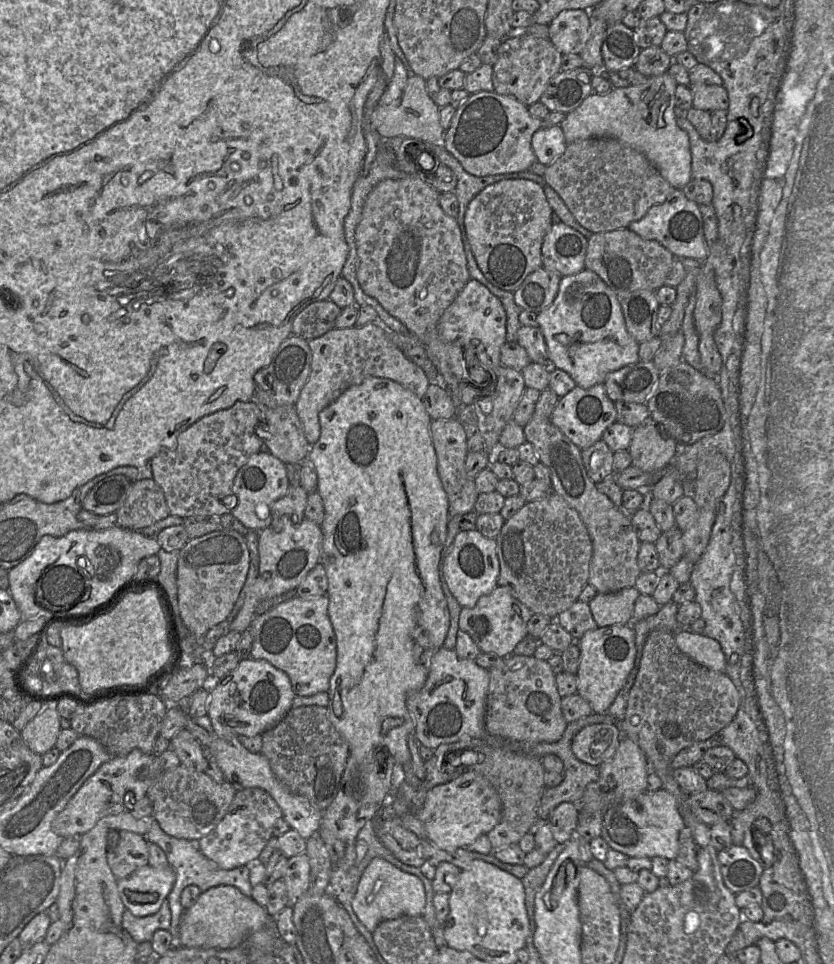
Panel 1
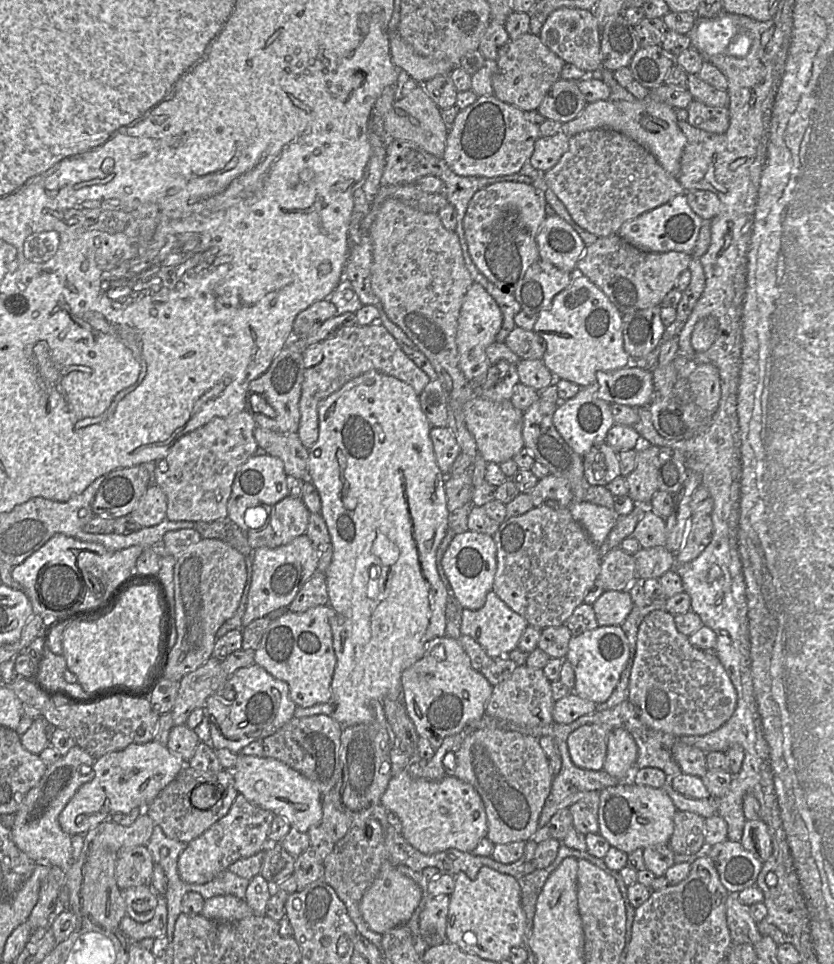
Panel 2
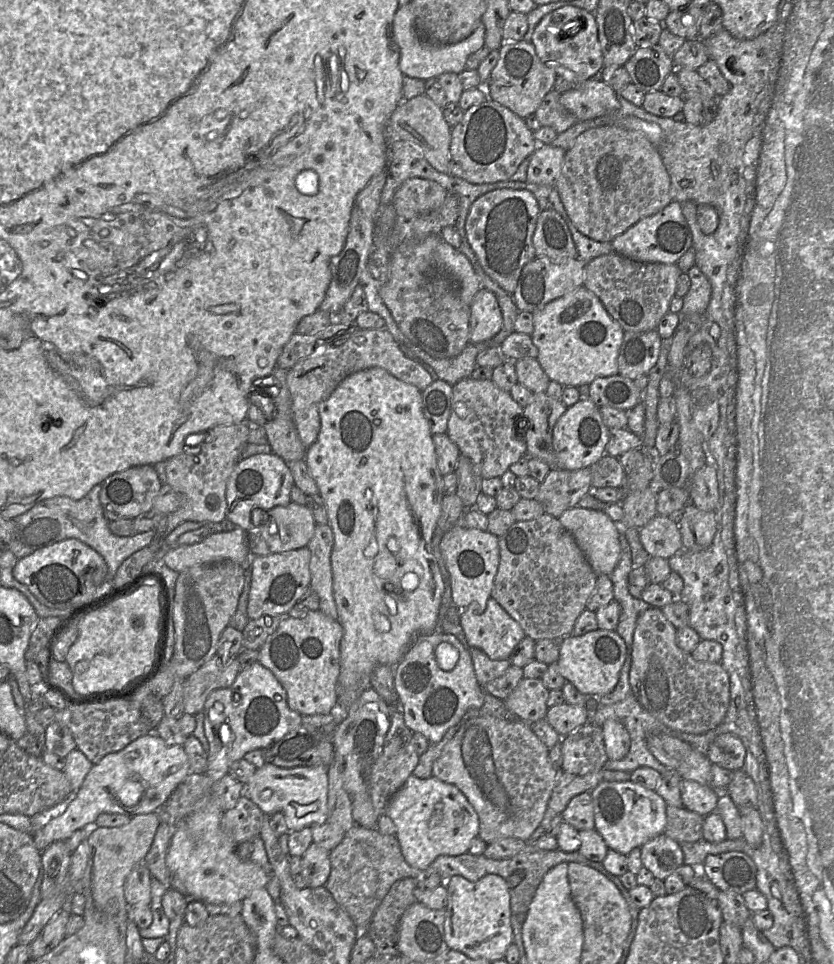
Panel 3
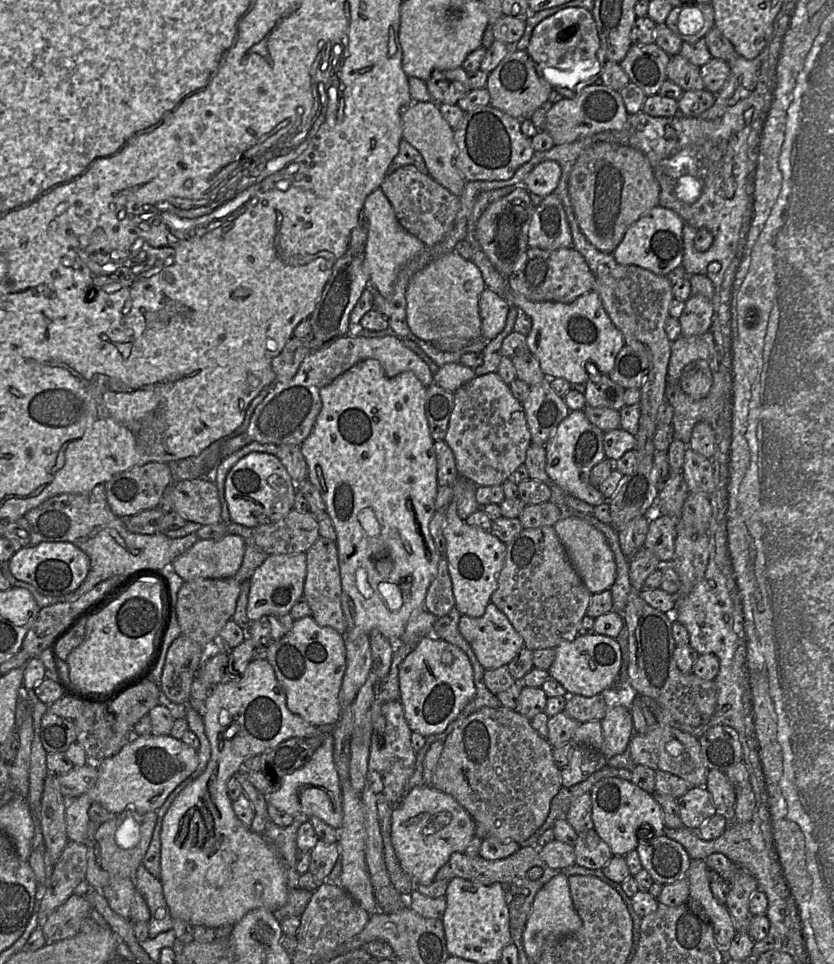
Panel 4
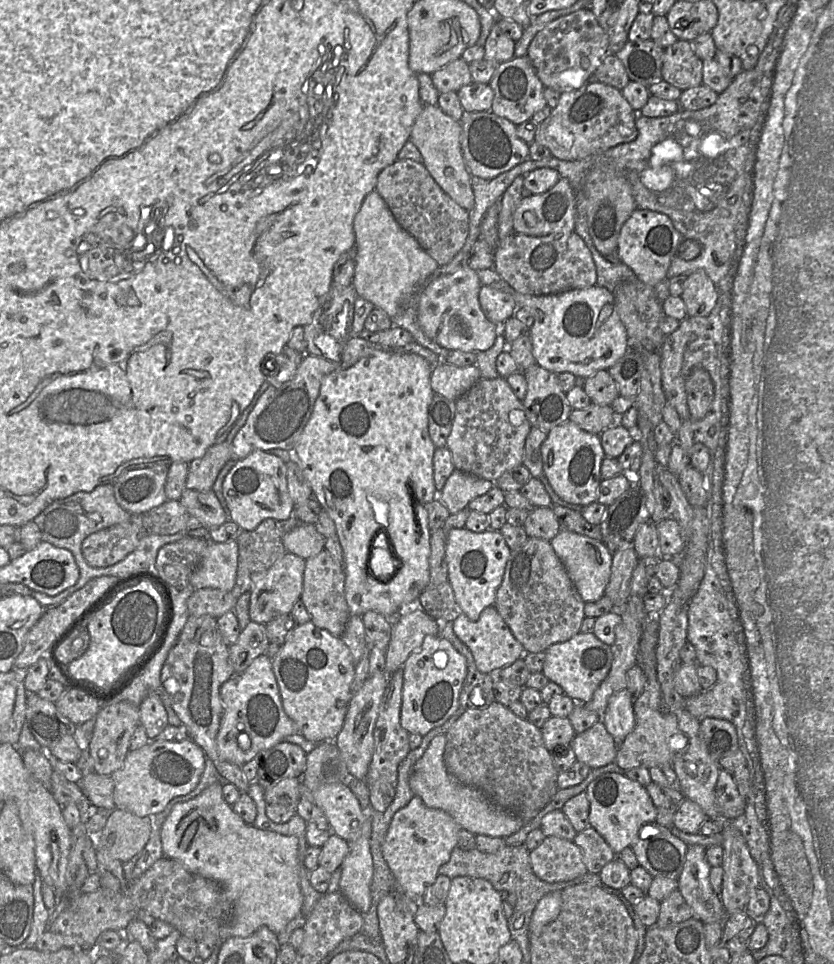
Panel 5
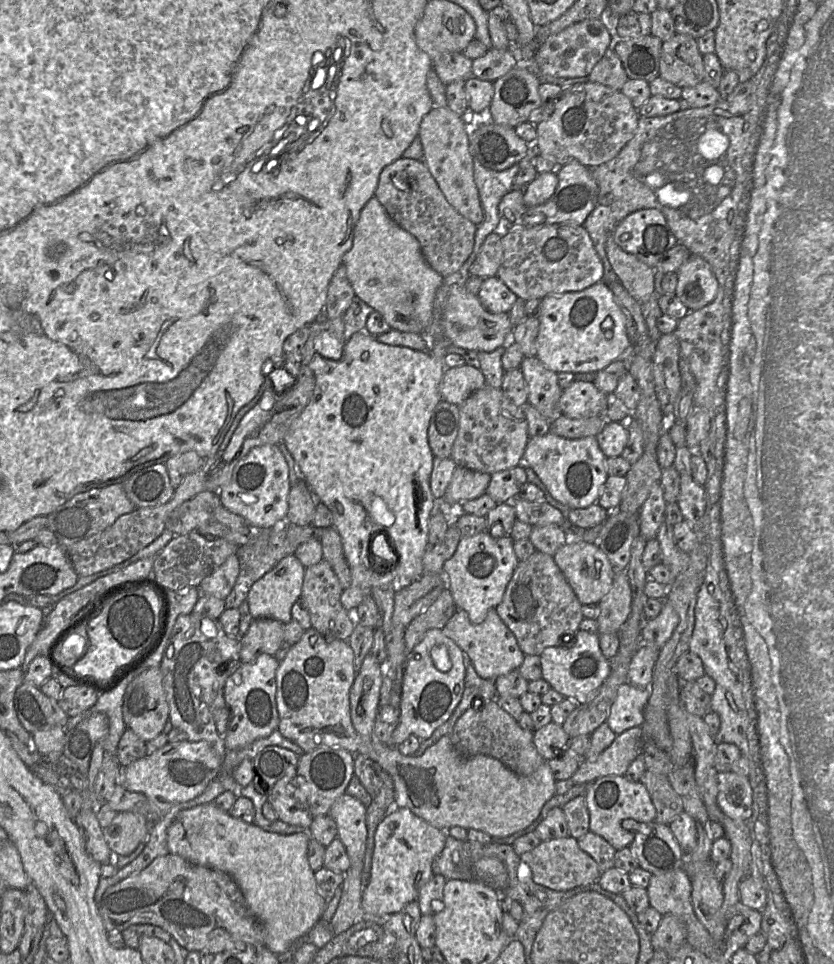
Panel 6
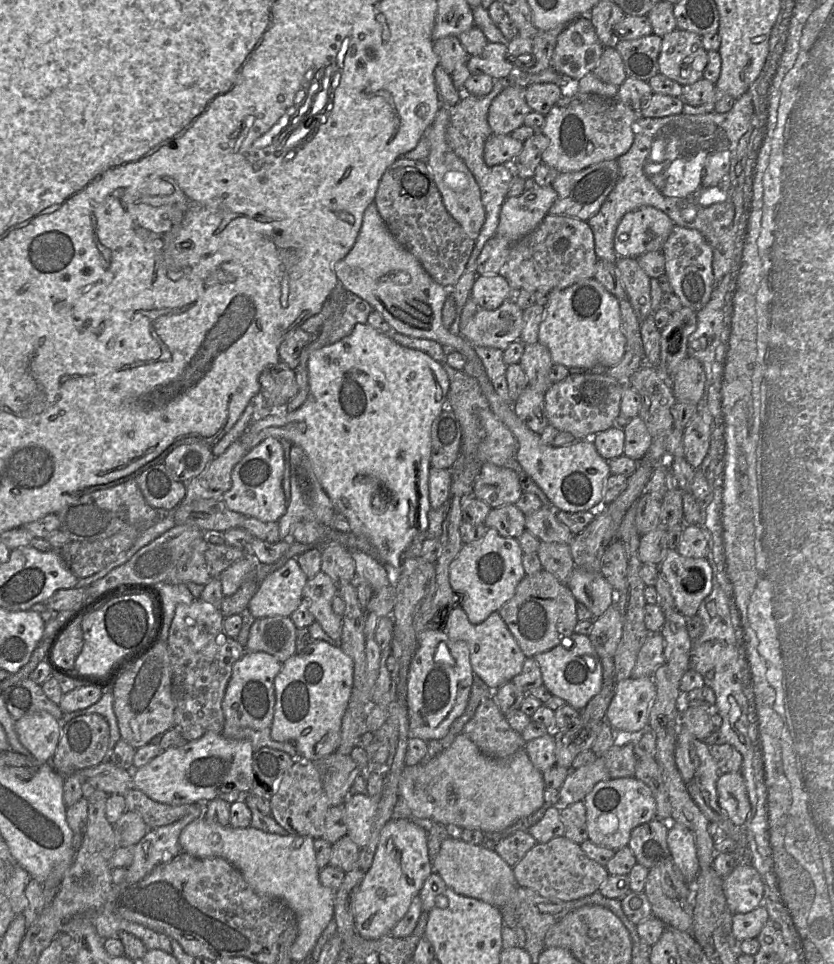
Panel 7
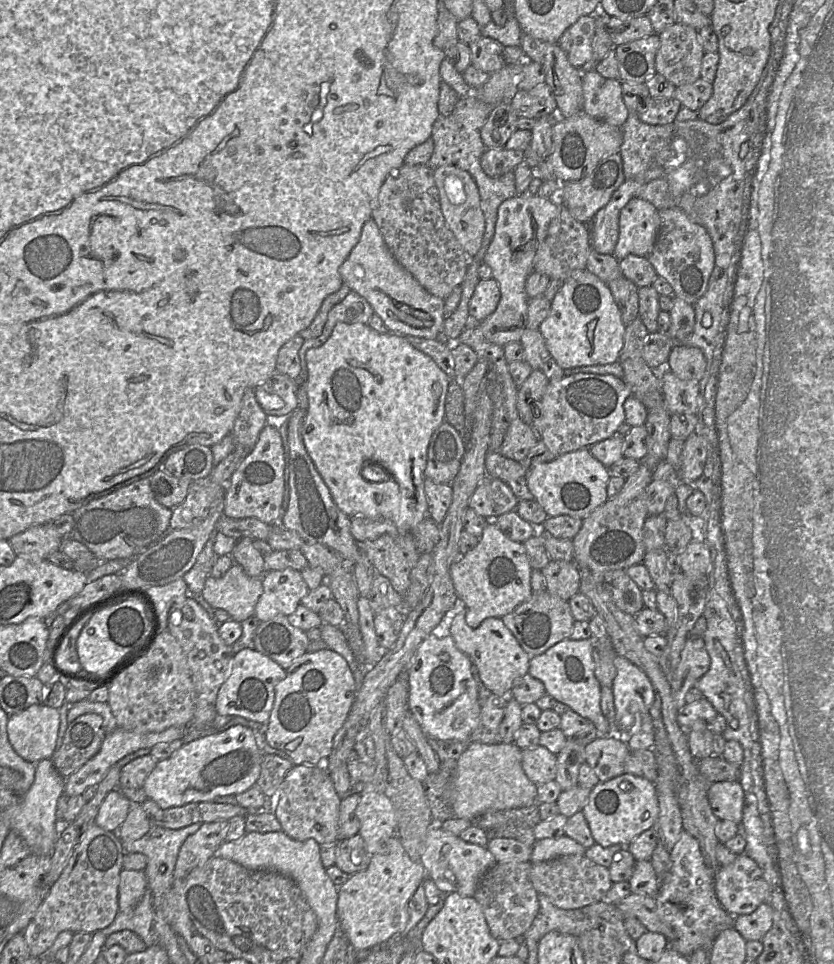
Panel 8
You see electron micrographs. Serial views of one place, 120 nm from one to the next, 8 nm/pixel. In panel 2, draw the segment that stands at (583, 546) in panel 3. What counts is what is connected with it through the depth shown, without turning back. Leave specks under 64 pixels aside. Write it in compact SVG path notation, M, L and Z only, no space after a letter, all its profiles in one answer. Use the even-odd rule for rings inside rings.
M586 501L571 503L567 508L597 546L605 542L619 516L613 509Z

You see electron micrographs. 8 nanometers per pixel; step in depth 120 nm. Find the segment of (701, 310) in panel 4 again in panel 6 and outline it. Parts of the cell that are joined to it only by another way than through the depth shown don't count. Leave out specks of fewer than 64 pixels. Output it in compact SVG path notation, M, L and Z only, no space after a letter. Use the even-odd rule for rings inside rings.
M690 255L677 271L676 296L689 310L700 310L716 297L718 282L708 264L697 255Z

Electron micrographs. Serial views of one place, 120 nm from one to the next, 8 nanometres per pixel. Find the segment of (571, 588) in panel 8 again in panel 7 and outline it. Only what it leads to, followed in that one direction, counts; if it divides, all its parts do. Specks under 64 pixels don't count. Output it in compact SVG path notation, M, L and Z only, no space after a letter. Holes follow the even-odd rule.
M540 541L537 554L542 569L553 574L560 582L567 584L575 567L570 545Z

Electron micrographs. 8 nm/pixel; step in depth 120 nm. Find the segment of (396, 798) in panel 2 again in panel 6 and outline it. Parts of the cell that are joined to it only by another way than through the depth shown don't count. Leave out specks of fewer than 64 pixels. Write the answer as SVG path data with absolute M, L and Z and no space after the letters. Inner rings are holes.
M393 807L379 823L374 836L371 876L362 893L362 917L382 925L392 914L417 900L420 890L434 875L432 863L445 846L447 831L436 828L413 814L408 808Z

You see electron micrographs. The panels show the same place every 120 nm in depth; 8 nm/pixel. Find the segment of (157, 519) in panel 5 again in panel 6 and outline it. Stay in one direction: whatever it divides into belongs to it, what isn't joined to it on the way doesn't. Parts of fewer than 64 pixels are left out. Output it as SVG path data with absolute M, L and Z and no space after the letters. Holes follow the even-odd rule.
M203 491L185 501L169 515L165 529L174 535L186 534L213 519L213 511L222 506L218 493Z

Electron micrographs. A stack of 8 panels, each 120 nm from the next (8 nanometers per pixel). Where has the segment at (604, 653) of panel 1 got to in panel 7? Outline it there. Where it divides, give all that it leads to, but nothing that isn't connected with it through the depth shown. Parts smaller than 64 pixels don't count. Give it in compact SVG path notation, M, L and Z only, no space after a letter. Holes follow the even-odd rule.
M573 632L569 642L534 656L538 663L543 684L552 695L562 698L578 711L584 710L589 701L602 688L603 668L589 636Z

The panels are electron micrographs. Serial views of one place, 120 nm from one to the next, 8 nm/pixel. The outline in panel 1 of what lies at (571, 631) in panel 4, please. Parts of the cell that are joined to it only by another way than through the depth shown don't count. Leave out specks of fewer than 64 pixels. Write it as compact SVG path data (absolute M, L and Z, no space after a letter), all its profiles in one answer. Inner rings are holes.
M553 492L544 499L527 502L505 521L496 542L500 567L497 585L507 587L510 594L527 606L532 613L557 619L560 613L578 601L589 579L592 541L578 512L560 495Z

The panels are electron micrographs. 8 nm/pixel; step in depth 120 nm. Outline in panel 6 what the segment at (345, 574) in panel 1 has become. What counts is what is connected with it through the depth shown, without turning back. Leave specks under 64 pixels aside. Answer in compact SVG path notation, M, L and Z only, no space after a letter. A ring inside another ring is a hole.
M361 330L352 335L345 343L344 353L341 359L333 360L315 355L309 363L308 367L315 376L315 388L313 395L303 409L303 411L291 422L288 427L283 442L292 454L297 471L306 482L313 495L318 502L325 504L332 513L332 527L334 527L341 537L344 558L349 566L351 574L350 586L342 592L341 603L349 612L353 613L363 599L371 595L371 591L375 587L381 586L398 586L404 587L411 582L420 578L423 574L422 558L429 548L428 529L429 518L433 511L436 511L436 500L431 492L430 477L433 469L434 455L428 442L428 428L433 411L437 404L442 400L440 393L440 383L446 366L443 362L444 358L438 358L426 351L414 350L408 347L392 346L384 344L377 340L367 330ZM379 537L384 540L392 550L395 559L393 572L387 575L377 575L372 572L372 568L386 567L384 562L376 562L374 553L372 552L372 540Z

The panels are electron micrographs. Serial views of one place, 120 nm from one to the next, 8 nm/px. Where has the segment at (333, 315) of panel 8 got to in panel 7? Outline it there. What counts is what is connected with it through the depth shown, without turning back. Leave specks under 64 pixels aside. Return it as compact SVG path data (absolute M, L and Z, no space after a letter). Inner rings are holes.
M347 293L341 317L337 327L329 335L327 345L348 336L356 324L368 323L368 317L373 310L374 308L367 301L353 293Z

